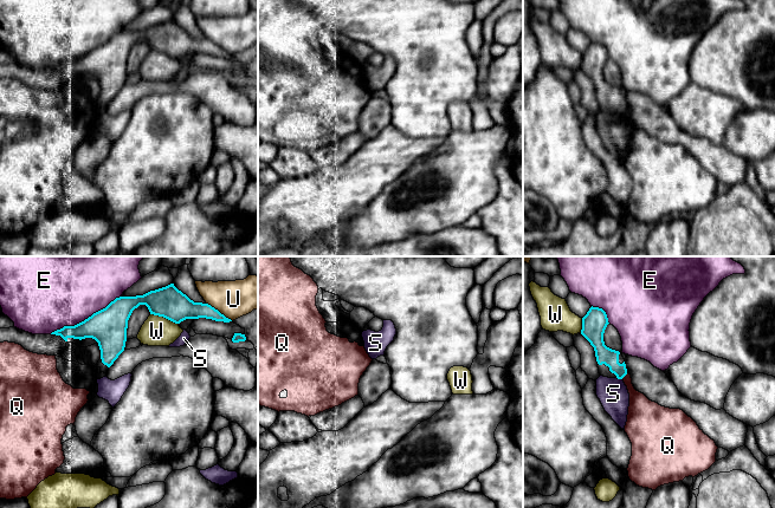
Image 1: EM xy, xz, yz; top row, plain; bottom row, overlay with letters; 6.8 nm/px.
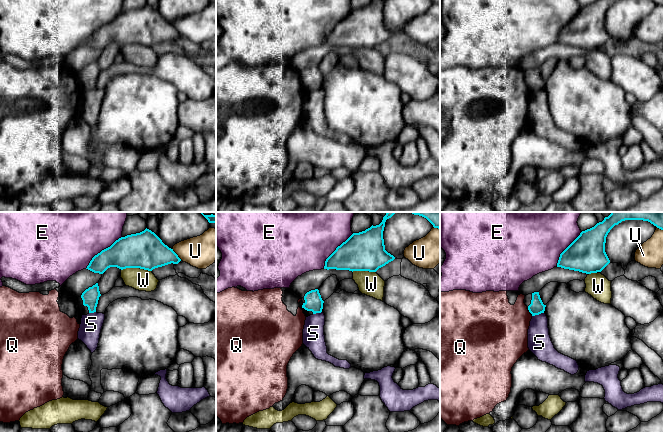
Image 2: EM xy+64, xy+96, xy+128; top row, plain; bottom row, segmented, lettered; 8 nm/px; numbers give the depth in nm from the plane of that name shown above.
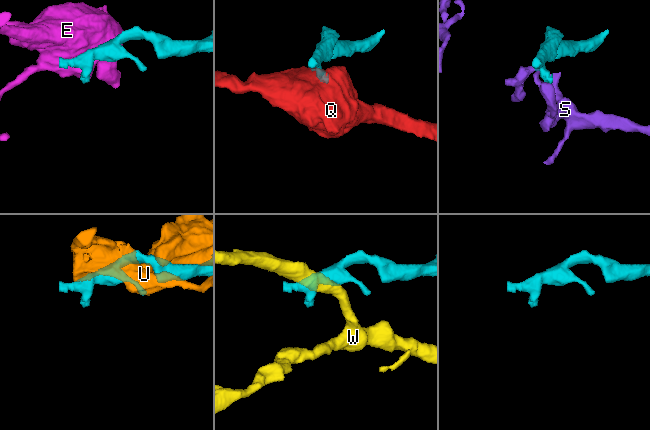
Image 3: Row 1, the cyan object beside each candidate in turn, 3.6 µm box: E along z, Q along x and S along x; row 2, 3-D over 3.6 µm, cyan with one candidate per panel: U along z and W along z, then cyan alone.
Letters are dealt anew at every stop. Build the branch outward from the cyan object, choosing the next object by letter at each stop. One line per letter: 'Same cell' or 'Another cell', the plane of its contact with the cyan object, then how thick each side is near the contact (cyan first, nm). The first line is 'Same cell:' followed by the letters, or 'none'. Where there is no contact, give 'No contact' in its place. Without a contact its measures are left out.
Same cell: none
E: Another cell. Touches cyan in xy. Thickness 260 nm (cyan) against 420 nm
Q: Another cell. Touches cyan in yz. Thickness 120 nm (cyan) against 160 nm
S: Another cell. Touches cyan in yz. Thickness 120 nm (cyan) against 200 nm
U: Another cell. Touches cyan in xy. Thickness 170 nm (cyan) against 260 nm
W: Another cell. Touches cyan in xy. Thickness 220 nm (cyan) against 200 nm

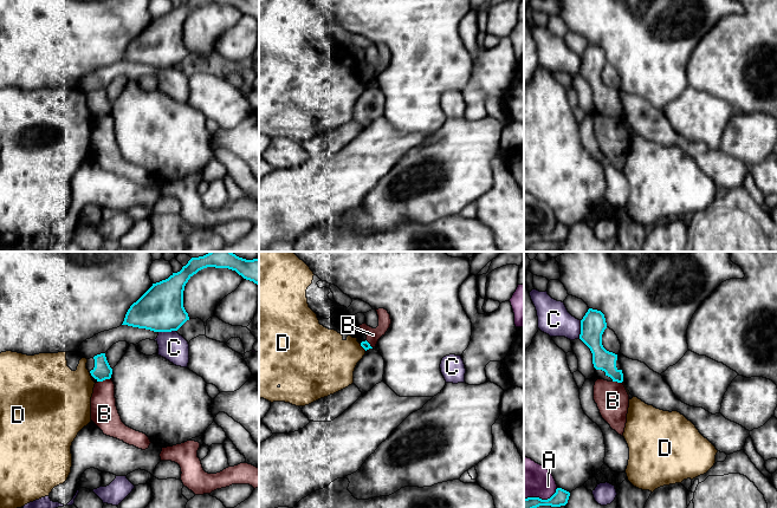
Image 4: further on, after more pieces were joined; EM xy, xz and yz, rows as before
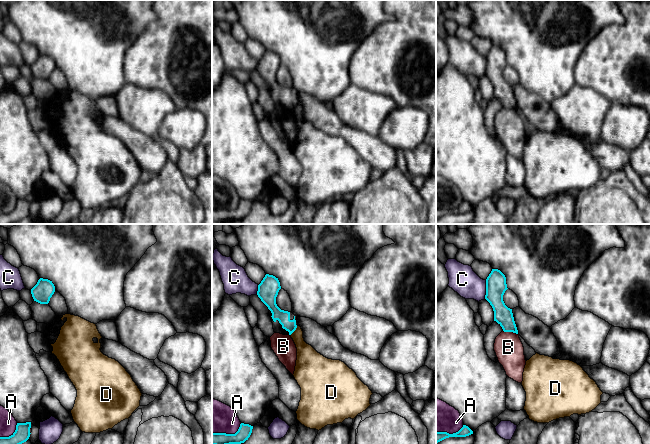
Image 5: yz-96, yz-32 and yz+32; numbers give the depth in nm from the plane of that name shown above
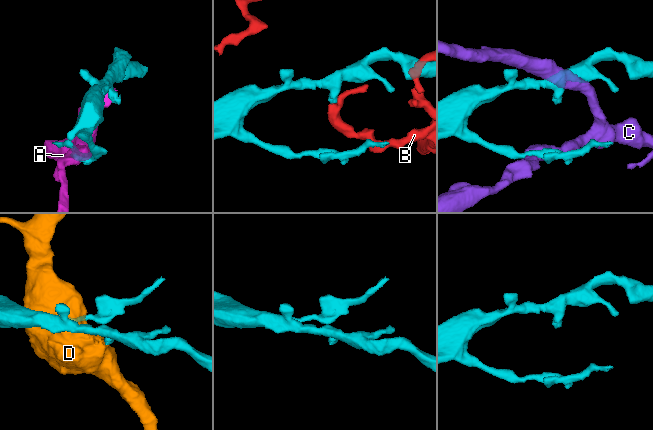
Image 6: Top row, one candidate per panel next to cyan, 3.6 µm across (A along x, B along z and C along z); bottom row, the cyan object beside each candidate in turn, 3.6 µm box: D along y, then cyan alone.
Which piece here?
Same cell: none
A: Another cell. Touches cyan in yz. Thickness 100 nm (cyan) against 260 nm
B: Another cell. Touches cyan in xy. Thickness 120 nm (cyan) against 190 nm
C: Another cell. Touches cyan in xy. Thickness 300 nm (cyan) against 190 nm
D: Another cell. Touches cyan in xz. Thickness 60 nm (cyan) against 340 nm

